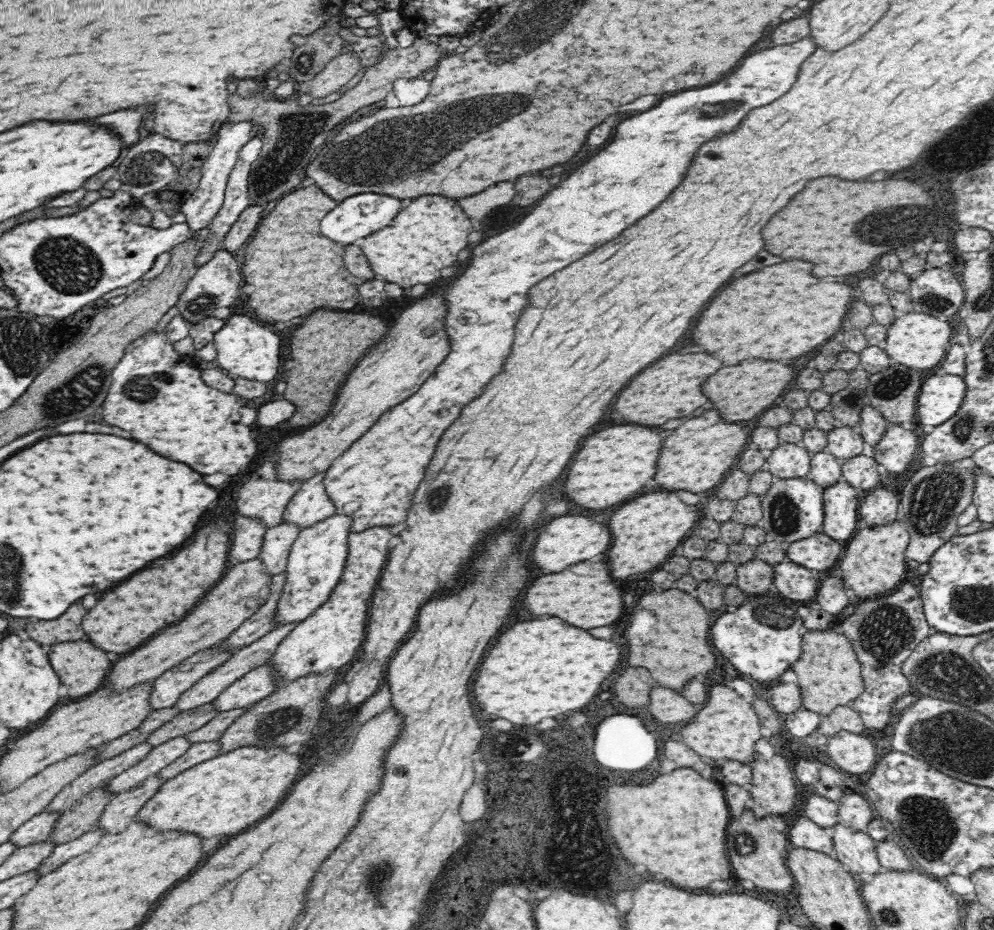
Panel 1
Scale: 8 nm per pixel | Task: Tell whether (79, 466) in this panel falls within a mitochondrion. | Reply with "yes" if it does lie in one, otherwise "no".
no

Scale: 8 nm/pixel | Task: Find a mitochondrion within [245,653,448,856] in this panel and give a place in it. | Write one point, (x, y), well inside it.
(270, 728)

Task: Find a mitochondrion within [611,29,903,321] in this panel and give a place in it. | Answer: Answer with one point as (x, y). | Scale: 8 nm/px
(733, 106)

